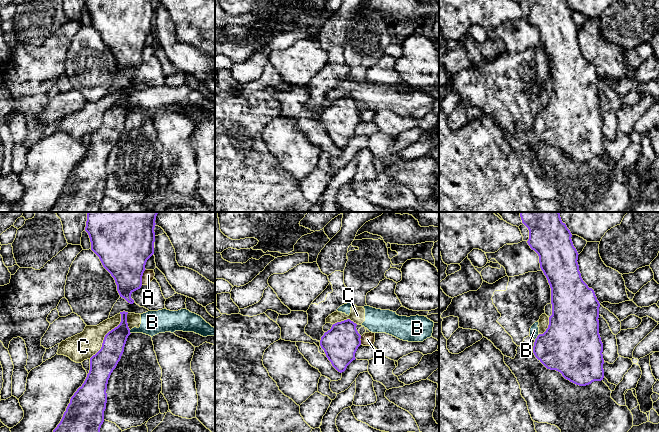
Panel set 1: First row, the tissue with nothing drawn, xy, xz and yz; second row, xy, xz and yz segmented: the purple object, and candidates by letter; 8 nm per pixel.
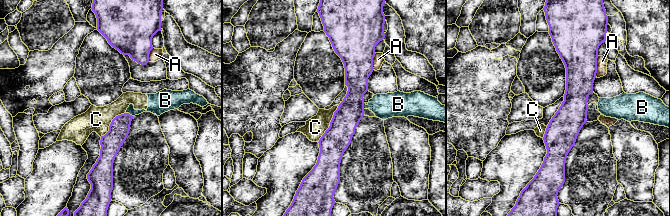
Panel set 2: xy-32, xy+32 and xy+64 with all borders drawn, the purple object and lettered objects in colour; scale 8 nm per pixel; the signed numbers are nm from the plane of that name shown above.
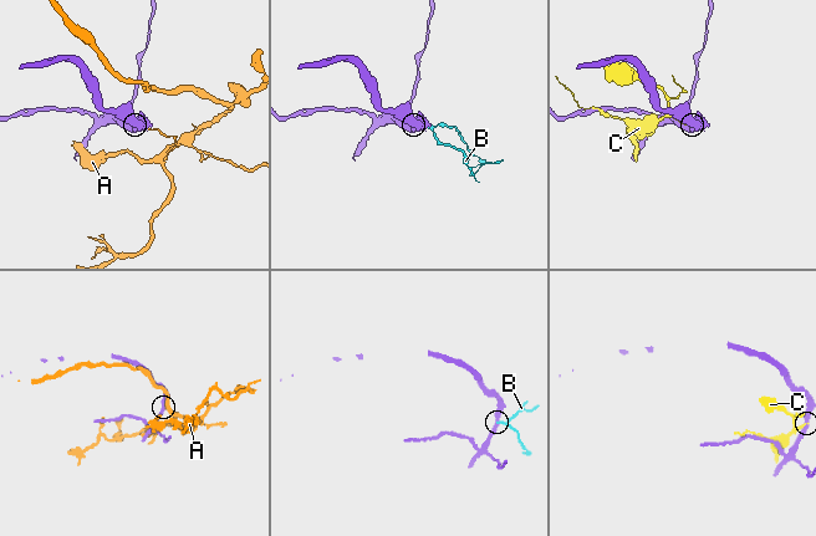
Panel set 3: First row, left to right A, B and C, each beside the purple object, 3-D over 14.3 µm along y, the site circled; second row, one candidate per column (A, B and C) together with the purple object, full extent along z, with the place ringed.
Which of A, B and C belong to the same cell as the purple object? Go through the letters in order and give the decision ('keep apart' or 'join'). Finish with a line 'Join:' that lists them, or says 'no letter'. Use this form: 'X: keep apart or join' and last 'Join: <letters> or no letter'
A: keep apart
B: keep apart
C: keep apart
Join: no letter

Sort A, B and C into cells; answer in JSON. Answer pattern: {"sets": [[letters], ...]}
{"sets": [["A"], ["B", "C"]]}

